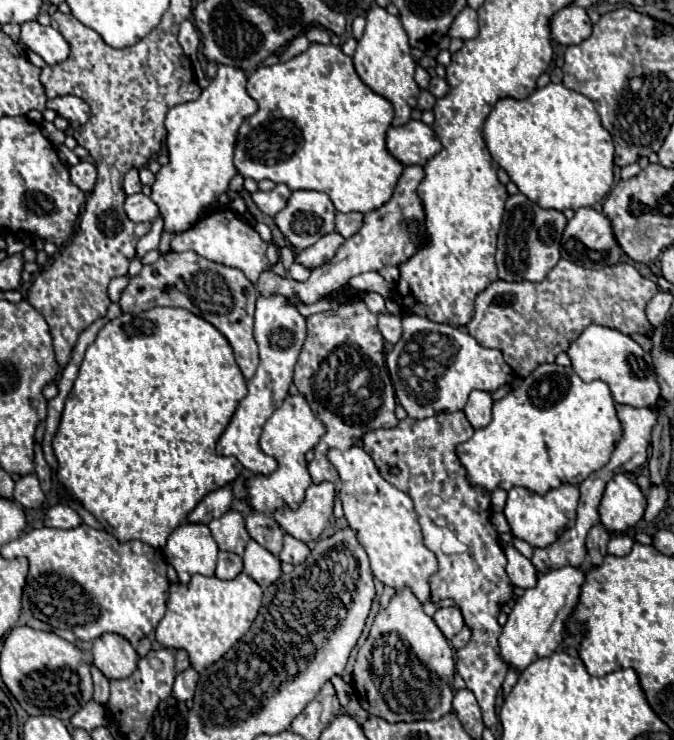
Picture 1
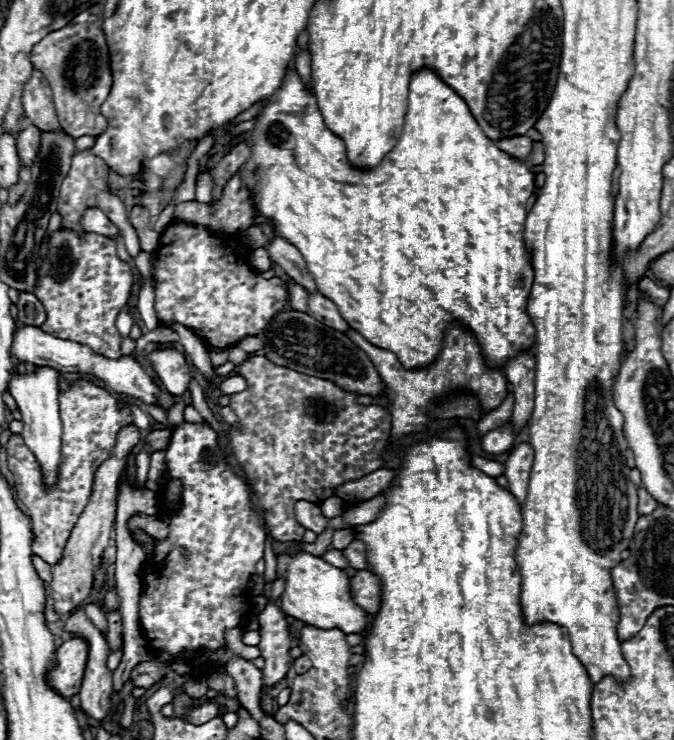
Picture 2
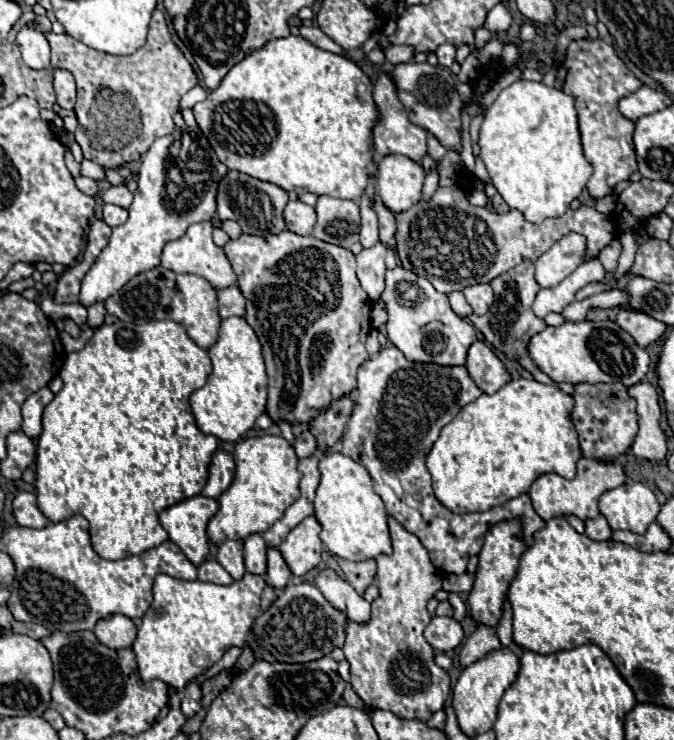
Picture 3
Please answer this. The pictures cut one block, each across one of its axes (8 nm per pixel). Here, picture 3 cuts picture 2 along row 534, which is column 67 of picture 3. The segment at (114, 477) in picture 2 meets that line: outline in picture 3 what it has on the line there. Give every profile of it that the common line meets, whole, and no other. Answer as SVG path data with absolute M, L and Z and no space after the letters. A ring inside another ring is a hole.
M54 68L54 92L56 92L56 102L66 108L72 110L76 104L76 84L74 84L74 76L68 70L60 70Z

